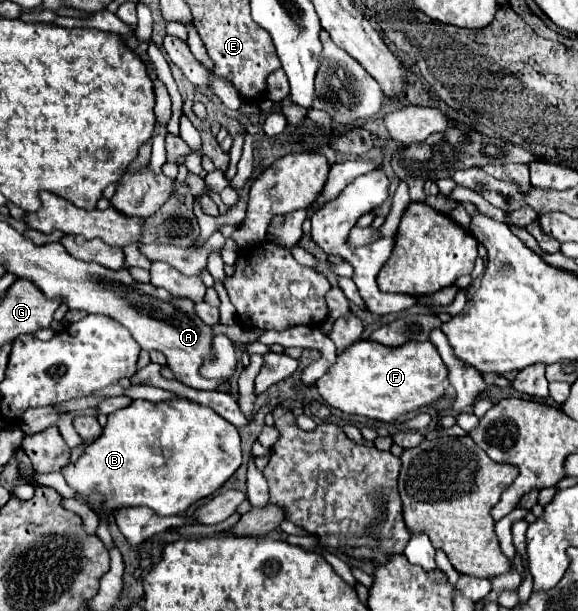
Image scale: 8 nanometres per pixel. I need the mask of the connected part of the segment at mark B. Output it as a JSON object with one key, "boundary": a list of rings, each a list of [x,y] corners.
{"boundary":[[[175,398],[159,404],[147,400],[133,400],[133,406],[109,414],[103,434],[87,446],[87,450],[77,462],[69,462],[61,472],[75,492],[85,496],[103,496],[103,506],[111,514],[127,506],[145,506],[159,516],[175,516],[183,514],[195,502],[215,494],[239,466],[241,436],[237,428],[211,408],[205,408],[187,398]]]}

